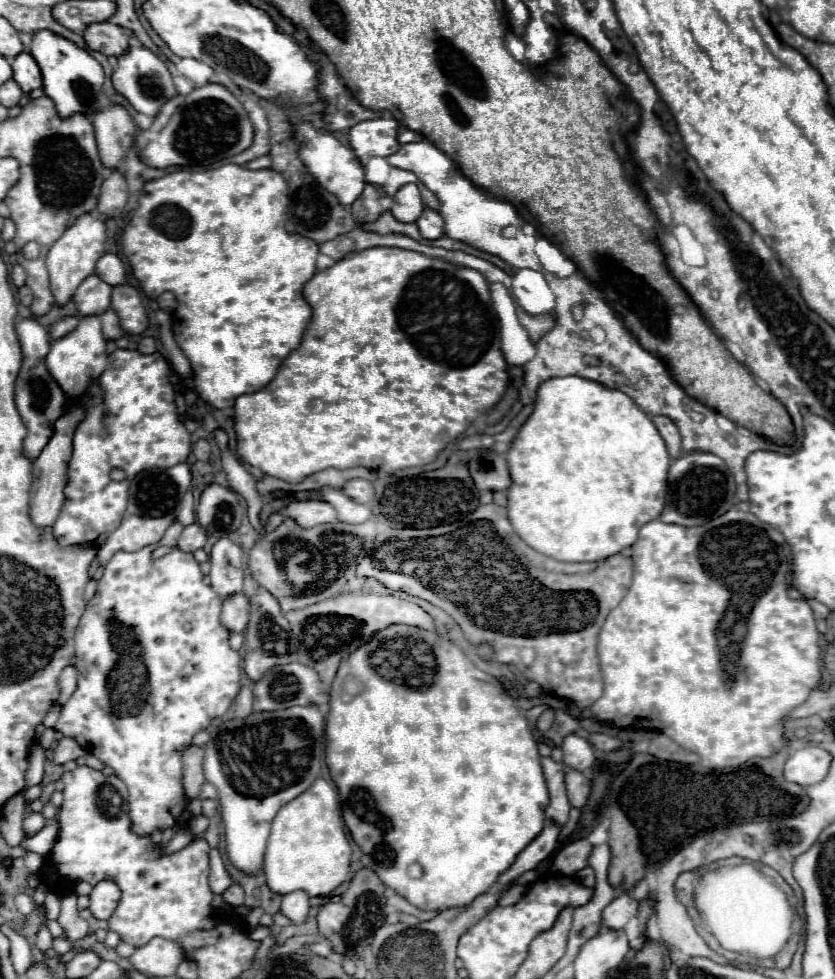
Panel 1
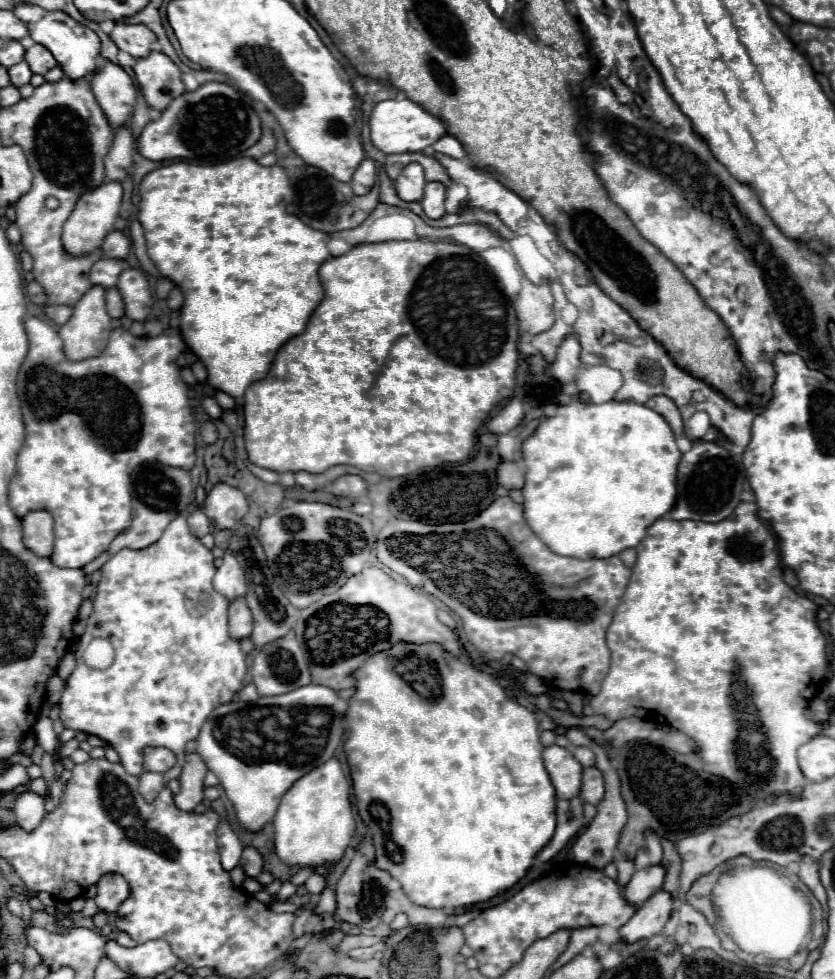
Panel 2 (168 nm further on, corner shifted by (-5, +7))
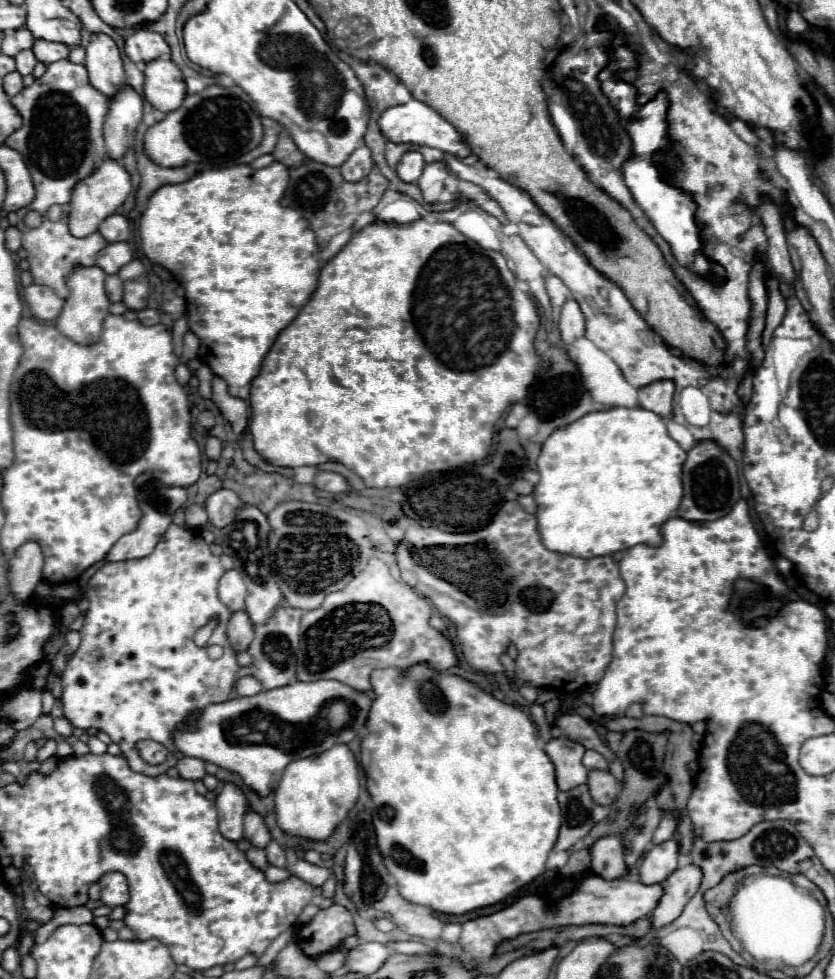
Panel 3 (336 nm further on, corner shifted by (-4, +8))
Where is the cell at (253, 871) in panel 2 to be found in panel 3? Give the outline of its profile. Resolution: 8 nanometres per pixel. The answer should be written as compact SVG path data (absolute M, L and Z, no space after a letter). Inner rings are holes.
M247 810L245 812L245 820L243 820L243 826L245 826L245 838L257 846L257 848L265 848L269 842L271 842L271 834L269 834L269 828L263 820L261 814L253 812L253 810Z

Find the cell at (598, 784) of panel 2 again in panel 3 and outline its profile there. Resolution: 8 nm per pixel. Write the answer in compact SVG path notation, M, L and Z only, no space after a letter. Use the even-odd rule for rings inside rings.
M591 770L589 778L587 778L587 784L589 784L593 800L599 806L613 804L617 794L619 794L617 778L611 772L607 772L607 770Z

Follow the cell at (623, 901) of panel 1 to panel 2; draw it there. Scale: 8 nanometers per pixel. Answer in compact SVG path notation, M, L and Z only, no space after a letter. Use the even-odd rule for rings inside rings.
M654 865L642 871L636 871L630 879L630 883L624 887L622 895L630 905L640 907L646 899L650 899L656 891L660 891L664 883L664 869L662 865Z

